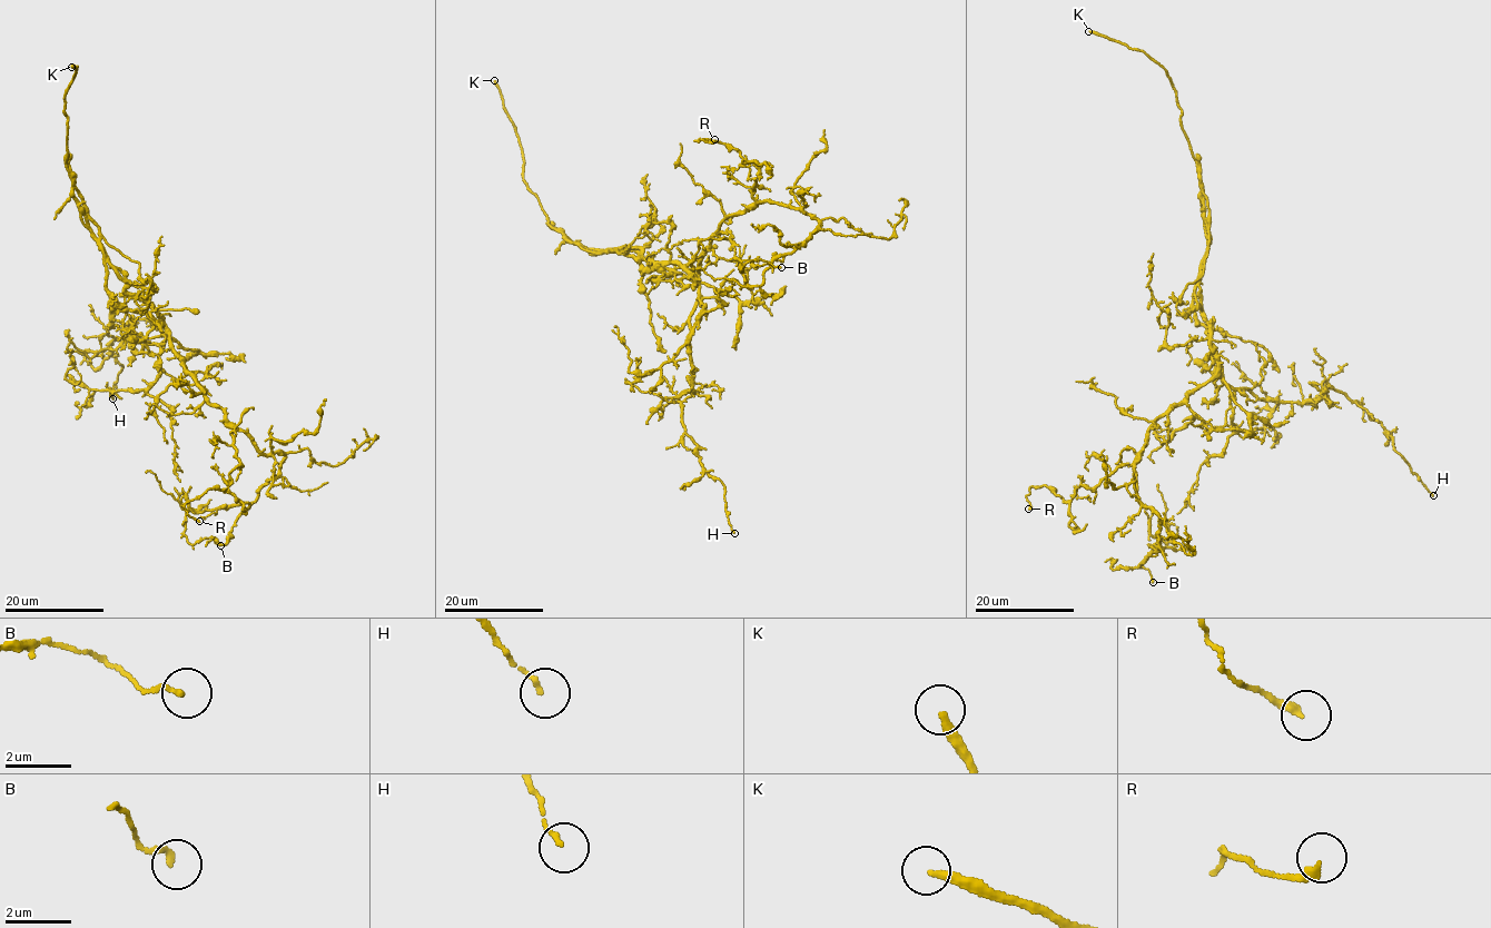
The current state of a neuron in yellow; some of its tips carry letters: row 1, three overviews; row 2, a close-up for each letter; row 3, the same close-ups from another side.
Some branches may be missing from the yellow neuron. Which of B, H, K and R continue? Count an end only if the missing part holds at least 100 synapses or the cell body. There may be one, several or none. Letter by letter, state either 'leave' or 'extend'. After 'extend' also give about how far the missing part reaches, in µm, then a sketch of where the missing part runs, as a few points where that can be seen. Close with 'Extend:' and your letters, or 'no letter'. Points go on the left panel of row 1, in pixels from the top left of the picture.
B: leave
H: leave
K: extend; missing 35 µm; course (71, 67), (73, 60), (67, 56), (49, 61), (36, 52), (10, 51)
R: leave
Extend: K

